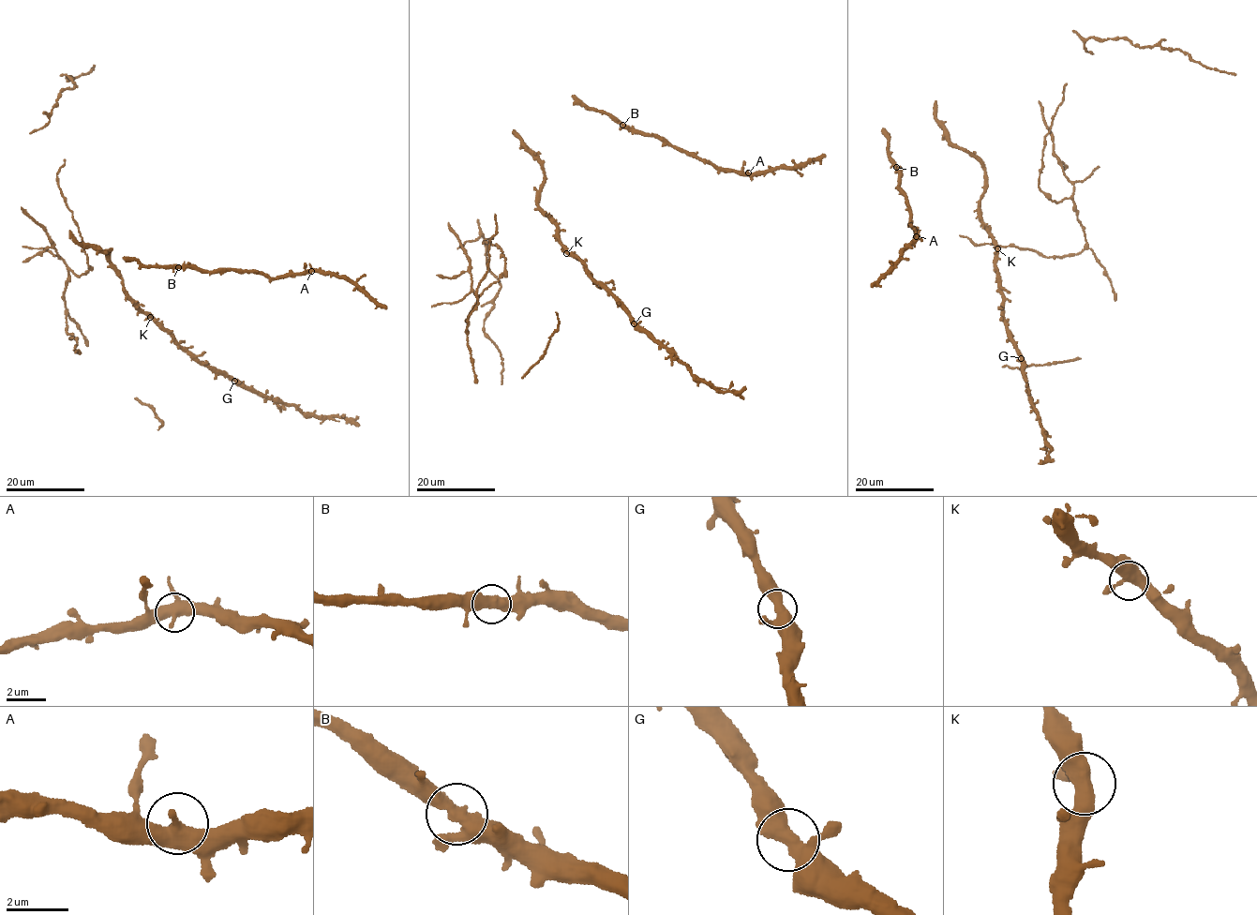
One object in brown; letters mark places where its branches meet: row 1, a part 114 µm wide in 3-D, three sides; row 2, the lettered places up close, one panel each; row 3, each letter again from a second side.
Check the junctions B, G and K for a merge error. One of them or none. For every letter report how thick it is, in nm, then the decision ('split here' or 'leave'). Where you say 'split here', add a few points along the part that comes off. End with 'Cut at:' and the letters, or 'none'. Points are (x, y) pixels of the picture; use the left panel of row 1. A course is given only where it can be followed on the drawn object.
B: 400 nm thick; leave
G: 400 nm thick; leave
K: 400 nm thick; leave
Cut at: none

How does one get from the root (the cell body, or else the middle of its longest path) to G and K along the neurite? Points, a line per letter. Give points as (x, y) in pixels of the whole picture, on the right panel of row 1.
G: (983, 165), (984, 186), (980, 216), (996, 249), (997, 287), (1003, 294), (1001, 317), (1007, 333), (1021, 358)
K: (983, 165), (984, 186), (980, 216), (997, 248)

